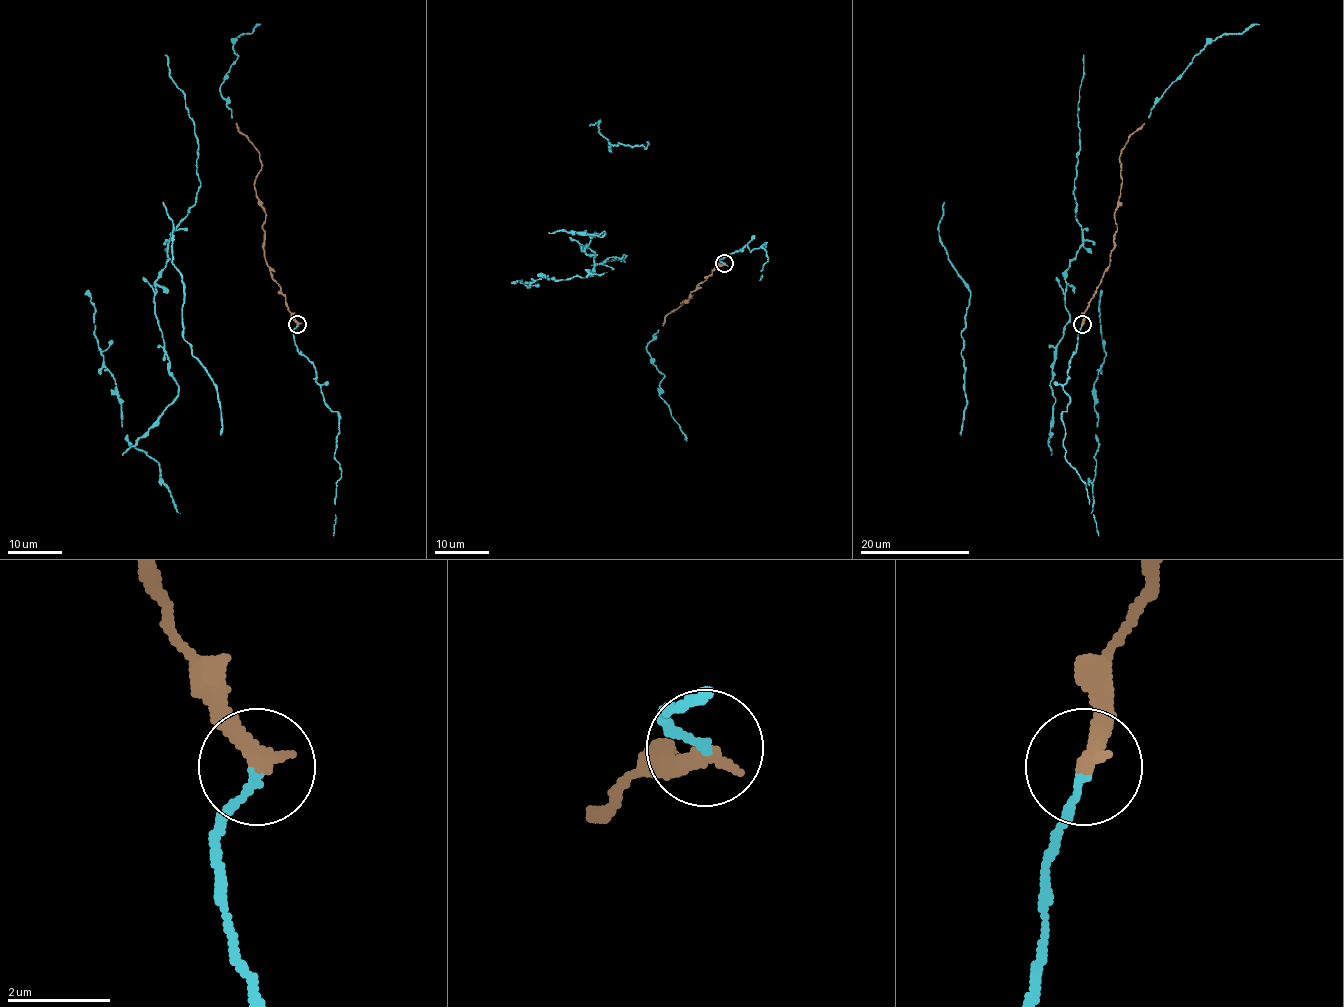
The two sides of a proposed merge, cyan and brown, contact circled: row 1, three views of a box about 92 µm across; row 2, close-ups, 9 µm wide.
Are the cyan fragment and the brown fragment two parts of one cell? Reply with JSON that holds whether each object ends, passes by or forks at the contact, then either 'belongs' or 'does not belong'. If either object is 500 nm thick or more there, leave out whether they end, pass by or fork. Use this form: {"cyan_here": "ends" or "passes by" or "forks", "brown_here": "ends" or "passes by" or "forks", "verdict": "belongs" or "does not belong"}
{"cyan_here": "ends", "brown_here": "ends", "verdict": "belongs"}

